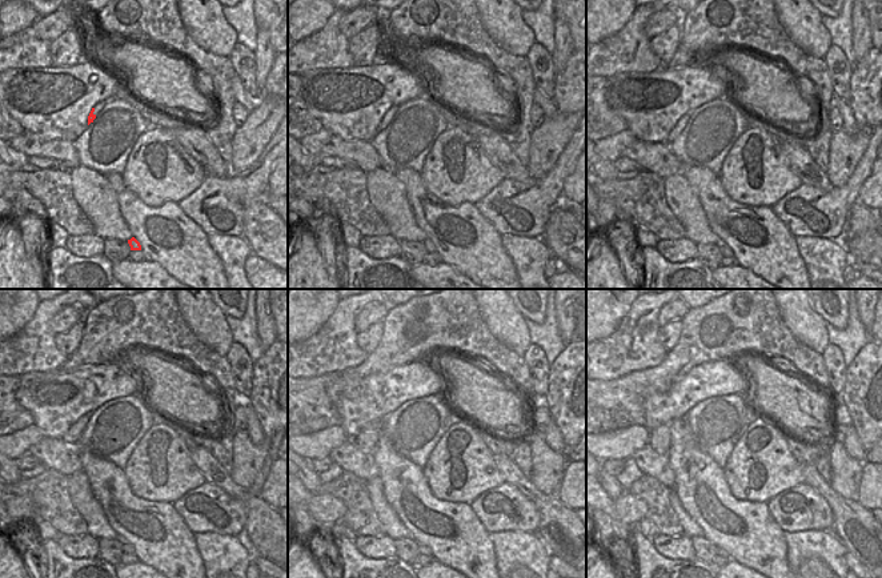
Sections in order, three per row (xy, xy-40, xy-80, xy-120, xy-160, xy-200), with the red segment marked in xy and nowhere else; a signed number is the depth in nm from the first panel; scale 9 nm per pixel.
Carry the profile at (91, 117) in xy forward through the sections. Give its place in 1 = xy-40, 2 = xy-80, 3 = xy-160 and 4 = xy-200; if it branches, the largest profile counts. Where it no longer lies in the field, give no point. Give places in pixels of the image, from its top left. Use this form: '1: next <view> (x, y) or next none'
1: next xy-40 (388, 116)
2: next xy-80 (684, 119)
3: next xy-160 (367, 438)
4: next xy-200 (660, 437)

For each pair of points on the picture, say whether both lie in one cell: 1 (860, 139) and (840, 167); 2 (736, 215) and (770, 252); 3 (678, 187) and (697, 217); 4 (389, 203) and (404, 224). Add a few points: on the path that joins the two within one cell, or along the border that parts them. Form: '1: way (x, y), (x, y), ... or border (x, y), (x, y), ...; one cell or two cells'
1: way (853, 145), (844, 155), (842, 160); one cell
2: way (737, 229), (737, 239), (742, 244), (756, 247); one cell
3: way (680, 195), (689, 209); one cell
4: way (395, 208), (400, 219); one cell

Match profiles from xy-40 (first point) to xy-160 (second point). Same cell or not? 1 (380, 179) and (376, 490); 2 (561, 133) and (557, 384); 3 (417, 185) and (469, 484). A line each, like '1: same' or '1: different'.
1: same
2: different
3: different

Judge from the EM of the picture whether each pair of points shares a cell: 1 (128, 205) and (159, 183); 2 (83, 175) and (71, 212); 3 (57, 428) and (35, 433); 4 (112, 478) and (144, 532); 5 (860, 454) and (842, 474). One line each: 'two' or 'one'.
1: two
2: two
3: two
4: one
5: two

